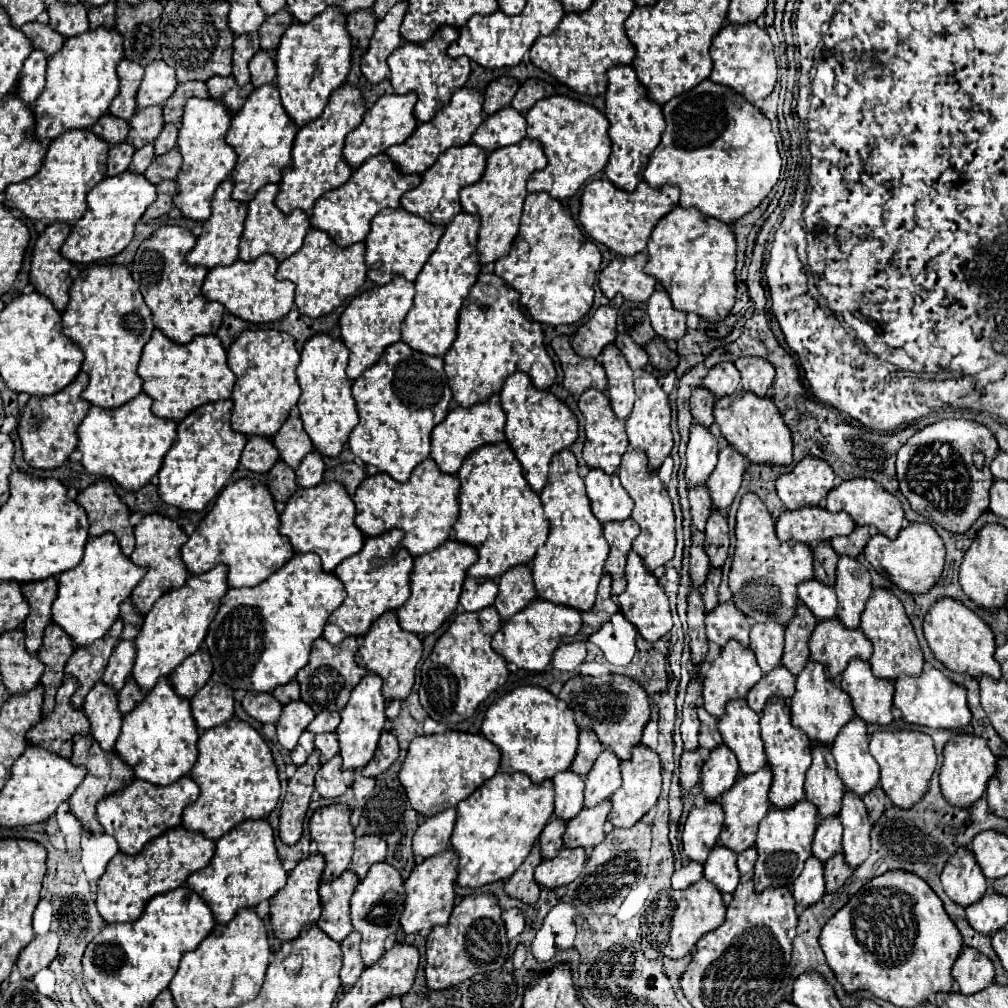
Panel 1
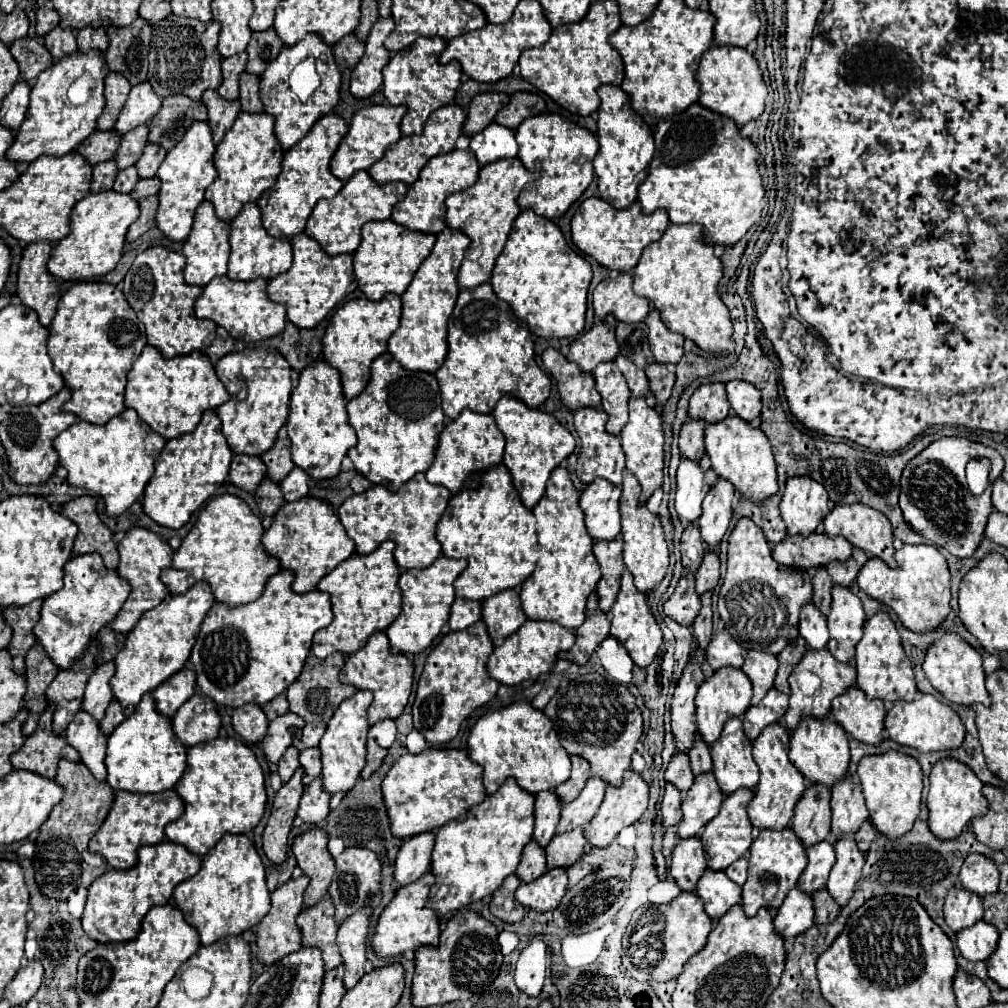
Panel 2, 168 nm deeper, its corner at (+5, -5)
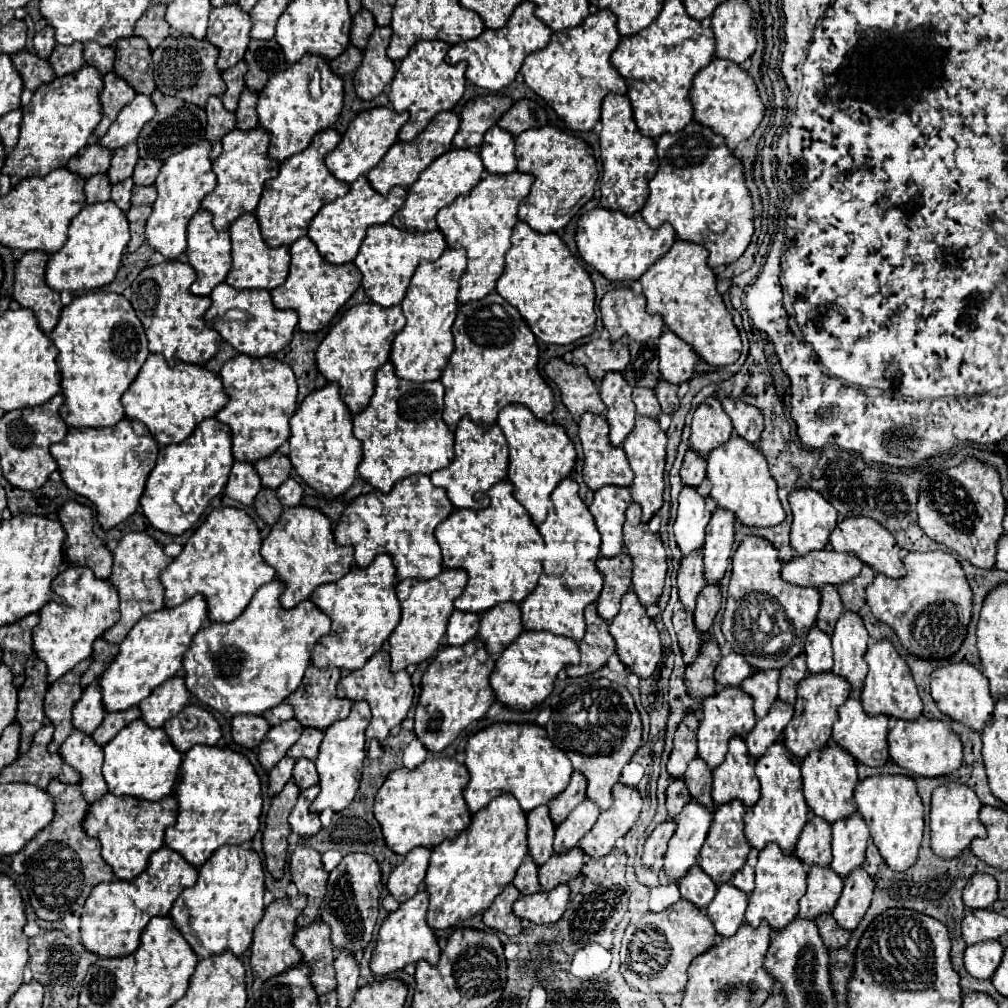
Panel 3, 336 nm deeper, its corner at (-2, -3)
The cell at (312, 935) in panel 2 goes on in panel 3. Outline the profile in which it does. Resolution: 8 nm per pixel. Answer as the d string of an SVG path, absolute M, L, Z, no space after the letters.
M315 921L309 927L297 929L293 937L293 945L301 953L303 963L309 965L313 971L311 985L317 991L317 995L325 995L335 989L335 971L333 971L335 953L329 935L331 935L329 925Z

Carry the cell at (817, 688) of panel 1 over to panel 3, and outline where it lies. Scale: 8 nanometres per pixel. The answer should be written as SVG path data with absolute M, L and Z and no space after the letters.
M829 743L825 751L813 751L813 755L801 761L801 775L803 775L803 797L815 815L825 819L829 825L853 815L855 803L851 799L859 779L857 779L857 763L855 759L849 757L847 751L841 751L841 747L837 747L835 743Z

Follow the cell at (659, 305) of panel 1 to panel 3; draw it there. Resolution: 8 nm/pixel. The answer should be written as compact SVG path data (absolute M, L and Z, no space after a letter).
M665 331L659 339L659 371L667 383L681 385L691 381L695 373L695 351L671 331Z

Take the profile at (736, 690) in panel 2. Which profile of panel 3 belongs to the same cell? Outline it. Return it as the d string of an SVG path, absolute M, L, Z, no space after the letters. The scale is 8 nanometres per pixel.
M721 687L713 697L703 701L703 719L697 731L697 757L701 757L709 769L719 767L725 759L729 739L747 737L755 721L753 701L741 691L741 687Z

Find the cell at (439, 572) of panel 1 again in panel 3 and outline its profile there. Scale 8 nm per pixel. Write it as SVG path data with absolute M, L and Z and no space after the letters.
M443 569L431 581L417 581L405 579L397 583L397 599L401 603L401 621L389 637L389 657L391 657L391 671L397 673L407 669L409 665L419 665L421 661L429 659L441 645L445 635L445 623L453 613L453 599L461 595L465 589L467 575L465 571L449 571Z

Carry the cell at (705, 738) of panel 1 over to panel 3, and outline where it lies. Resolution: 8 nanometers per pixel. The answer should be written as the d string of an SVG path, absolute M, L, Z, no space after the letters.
M693 759L683 775L683 781L691 793L693 799L697 799L697 803L707 805L707 809L715 809L715 803L711 799L711 769L707 767L707 763L703 759Z

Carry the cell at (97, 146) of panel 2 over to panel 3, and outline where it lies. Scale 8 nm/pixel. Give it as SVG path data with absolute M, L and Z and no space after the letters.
M89 145L89 147L83 147L69 163L67 163L67 169L71 173L77 173L79 177L83 179L89 179L97 173L107 173L109 169L109 161L111 161L111 151L105 151L101 147L95 145Z

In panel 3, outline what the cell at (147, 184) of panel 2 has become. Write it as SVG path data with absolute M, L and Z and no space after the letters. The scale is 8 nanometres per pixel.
M133 187L131 205L153 205L155 201L155 187Z

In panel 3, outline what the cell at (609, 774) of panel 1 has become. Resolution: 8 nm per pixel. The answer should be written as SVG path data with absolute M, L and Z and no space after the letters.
M585 799L581 805L577 805L571 811L571 815L561 825L555 827L553 851L565 853L565 851L577 847L581 837L595 825L599 813L601 811L597 811L597 807L593 807L593 803L589 803L589 799Z

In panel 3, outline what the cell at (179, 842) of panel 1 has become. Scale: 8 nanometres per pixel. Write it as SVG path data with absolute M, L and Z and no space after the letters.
M167 847L155 851L149 859L149 867L133 881L111 881L111 883L99 883L89 899L85 901L83 915L81 915L81 943L87 951L93 951L99 957L125 957L131 955L139 947L139 937L145 925L151 921L151 917L163 917L171 911L173 901L181 895L185 887L193 887L197 881L197 869L189 867L177 851L169 851Z

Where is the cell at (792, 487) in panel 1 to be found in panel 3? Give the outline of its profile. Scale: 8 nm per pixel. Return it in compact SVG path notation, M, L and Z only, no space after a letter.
M793 491L789 505L793 511L791 547L797 555L823 549L837 527L837 511L817 491Z

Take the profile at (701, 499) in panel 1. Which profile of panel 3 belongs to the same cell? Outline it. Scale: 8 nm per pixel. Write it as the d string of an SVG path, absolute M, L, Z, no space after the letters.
M701 551L693 555L693 559L681 559L681 567L677 573L677 587L679 587L679 601L685 611L695 611L695 599L705 587L703 577L703 563L701 563Z

